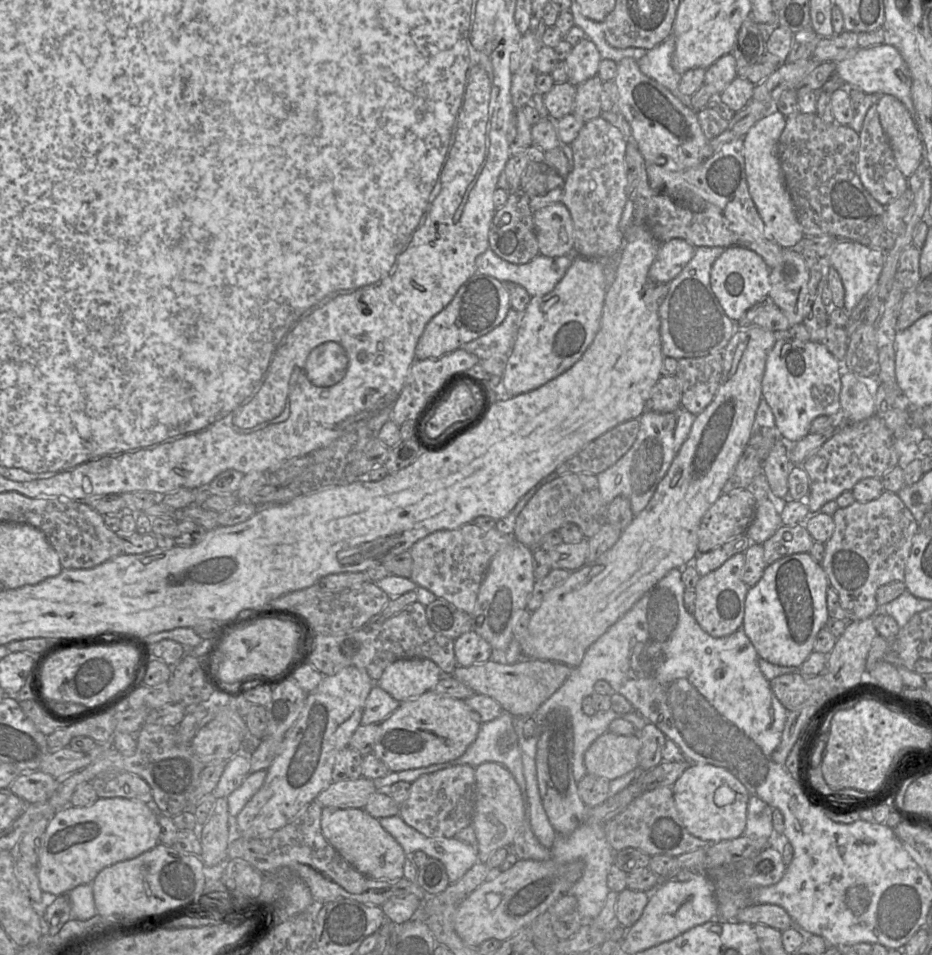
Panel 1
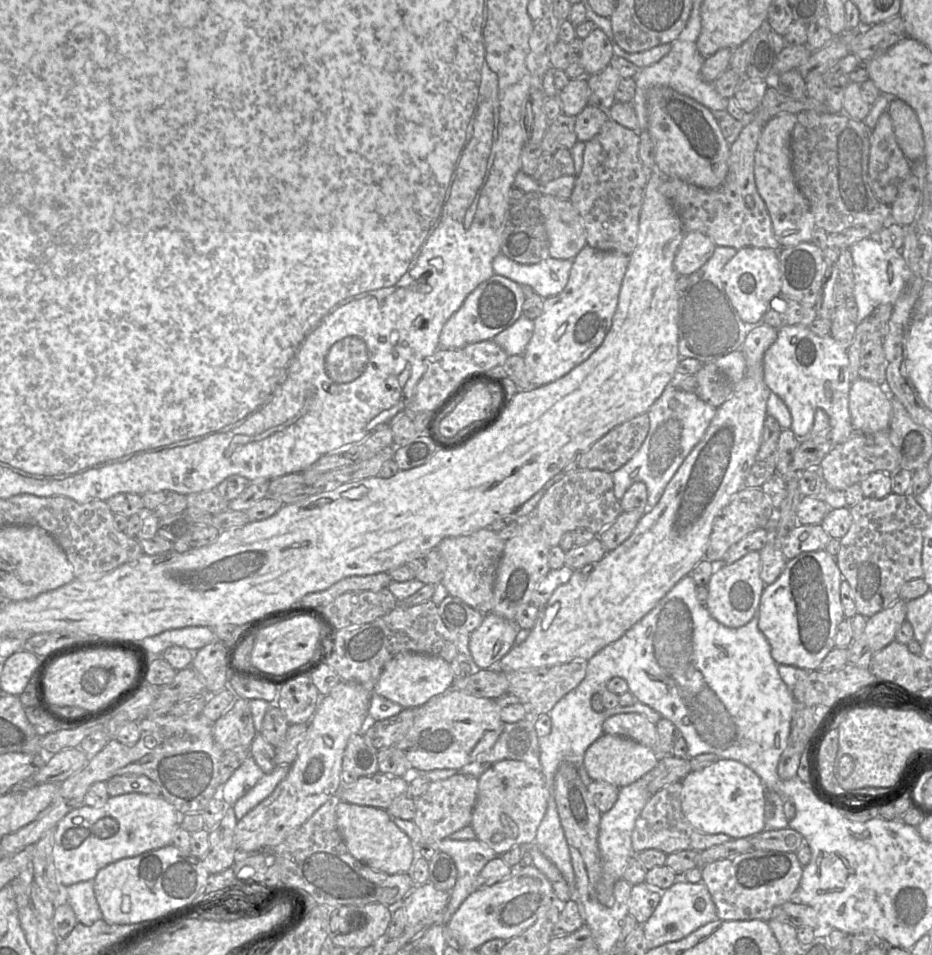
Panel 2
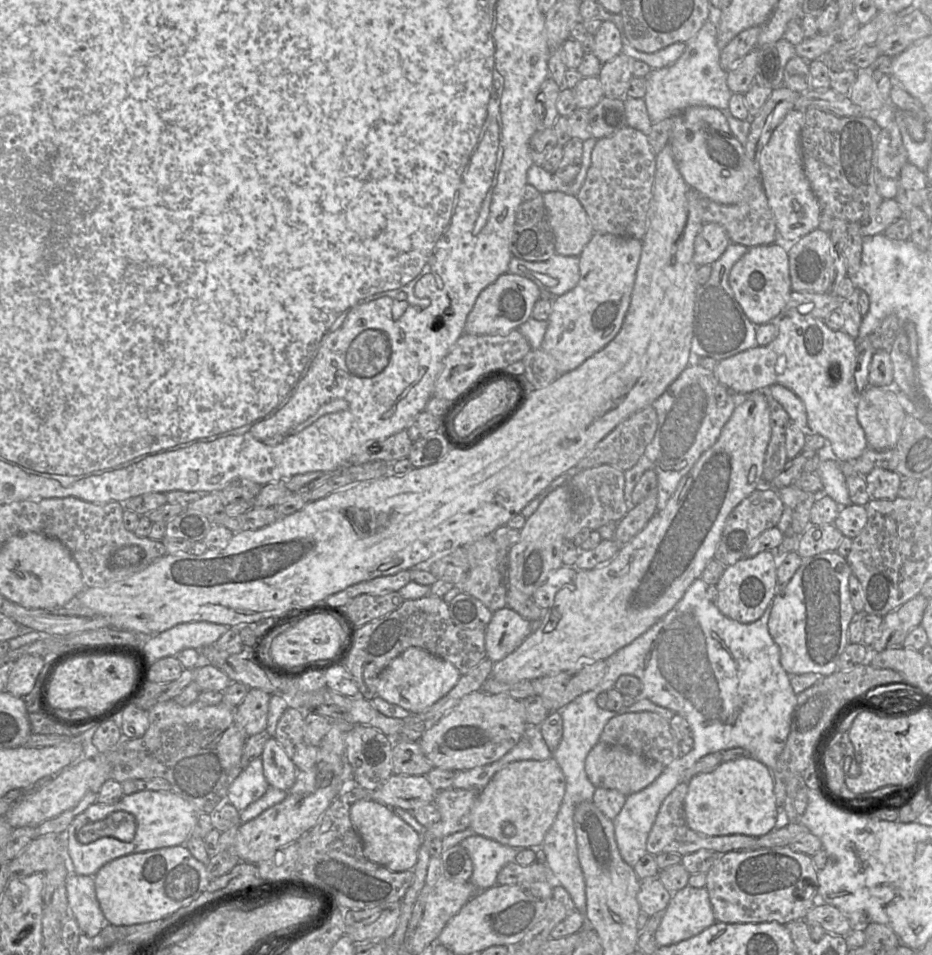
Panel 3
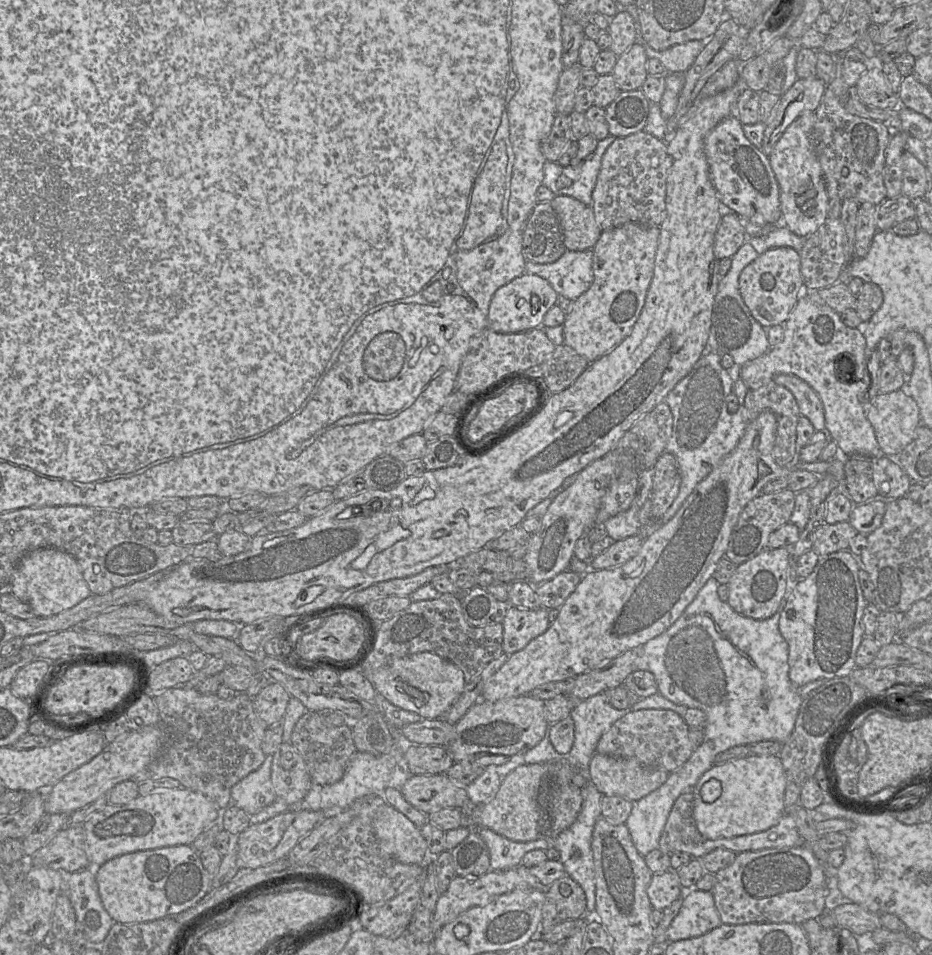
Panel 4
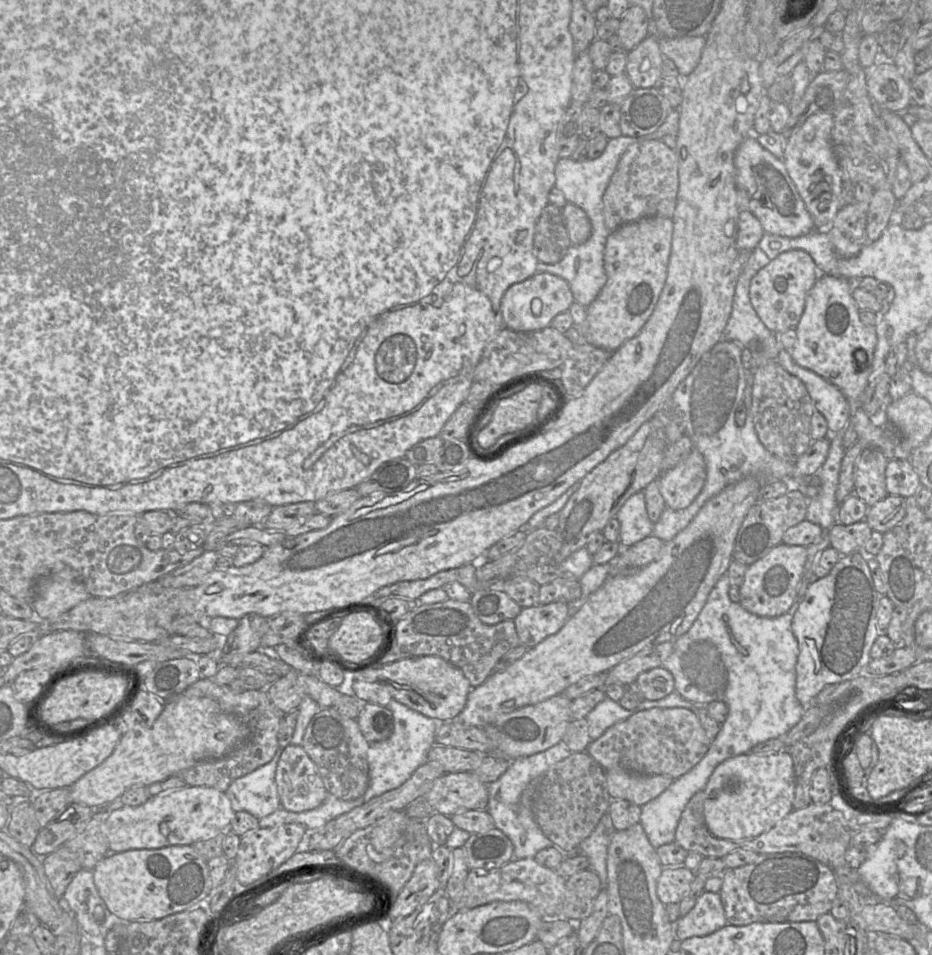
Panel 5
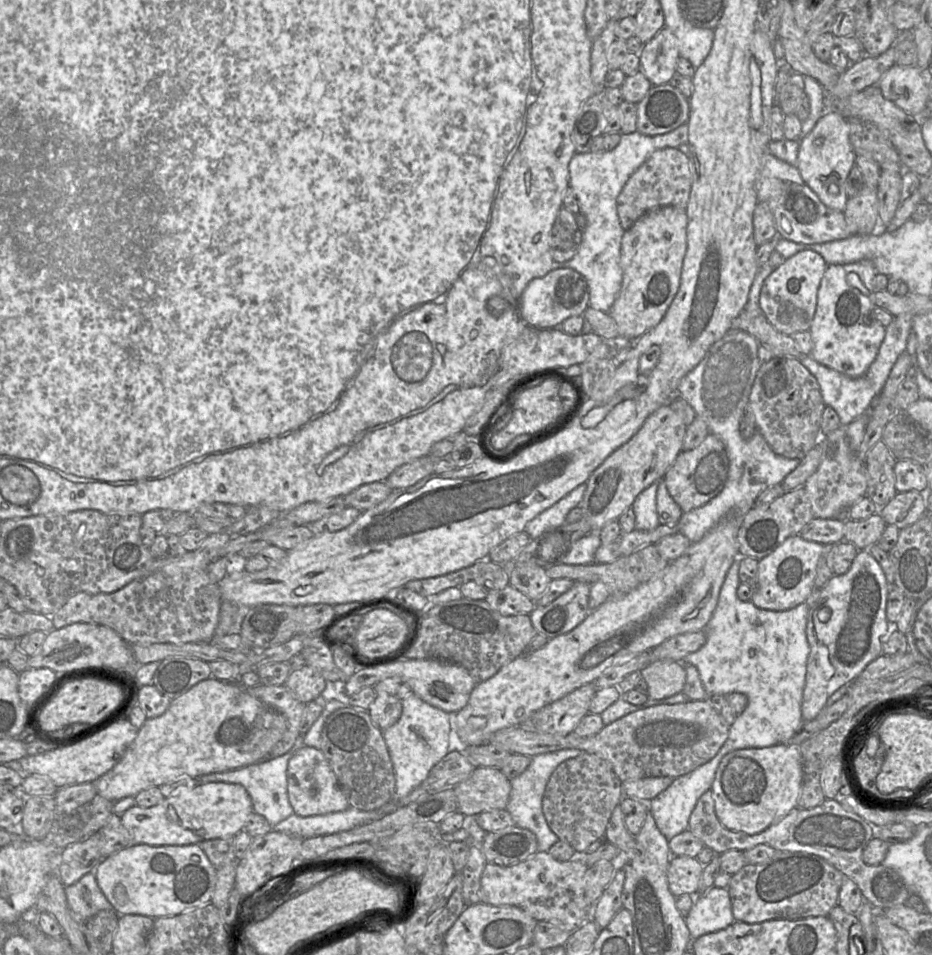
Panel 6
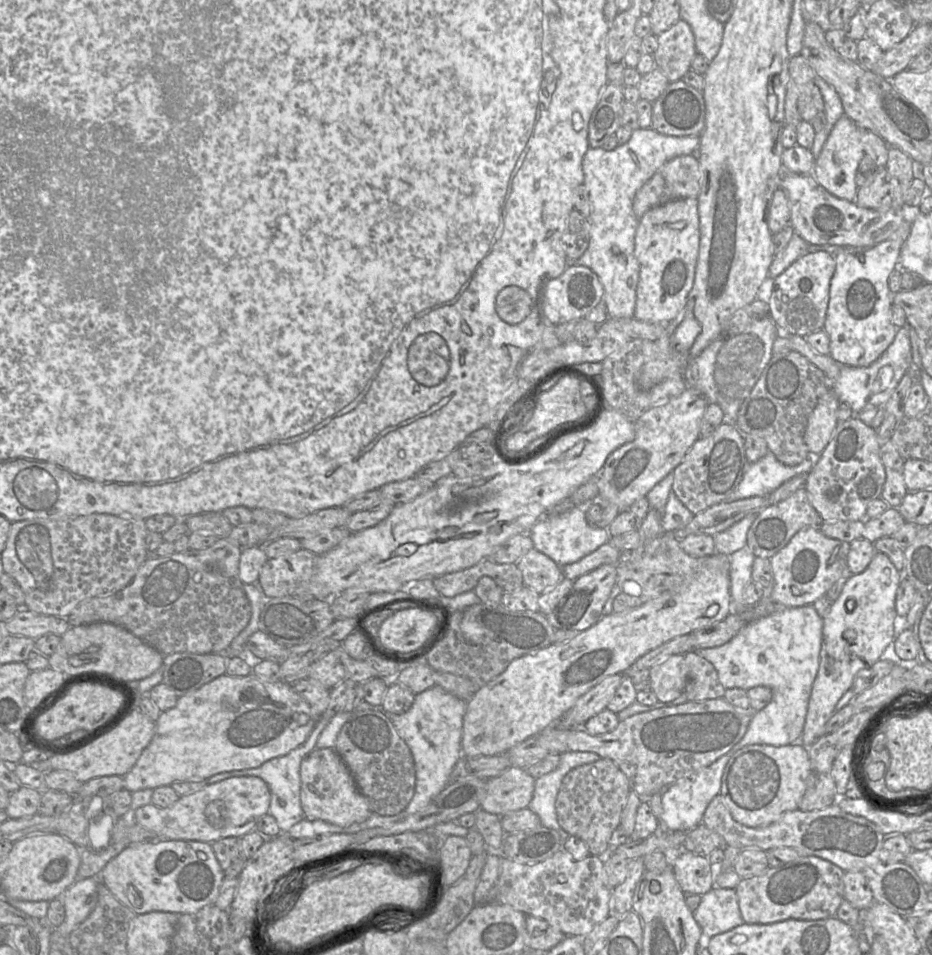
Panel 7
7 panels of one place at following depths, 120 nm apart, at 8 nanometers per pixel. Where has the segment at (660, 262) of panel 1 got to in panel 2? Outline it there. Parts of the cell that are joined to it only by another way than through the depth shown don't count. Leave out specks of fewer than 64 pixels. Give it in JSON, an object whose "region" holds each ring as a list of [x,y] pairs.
{"region":[[[685,232],[674,257],[674,269],[679,276],[689,276],[697,271],[712,255],[716,244],[706,235]]]}

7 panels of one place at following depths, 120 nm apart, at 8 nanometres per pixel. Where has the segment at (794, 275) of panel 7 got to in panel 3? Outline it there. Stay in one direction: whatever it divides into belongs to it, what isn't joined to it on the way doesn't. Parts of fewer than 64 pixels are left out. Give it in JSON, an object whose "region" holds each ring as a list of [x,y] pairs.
{"region":[[[778,243],[749,247],[732,267],[729,284],[737,302],[753,324],[758,326],[775,322],[783,313],[792,292],[787,245]]]}

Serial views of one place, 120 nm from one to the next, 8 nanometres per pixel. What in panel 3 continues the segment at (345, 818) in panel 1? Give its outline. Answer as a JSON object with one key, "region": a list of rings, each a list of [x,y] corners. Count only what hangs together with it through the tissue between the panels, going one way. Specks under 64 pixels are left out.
{"region":[[[359,800],[350,808],[350,820],[363,844],[365,857],[394,871],[412,870],[417,863],[422,835],[402,820],[383,803],[374,800]]]}

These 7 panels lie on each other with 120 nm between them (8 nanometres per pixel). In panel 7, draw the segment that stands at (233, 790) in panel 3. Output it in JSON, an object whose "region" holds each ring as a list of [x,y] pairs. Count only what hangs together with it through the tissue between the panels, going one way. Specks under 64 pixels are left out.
{"region":[[[320,716],[317,724],[315,725],[314,729],[310,733],[307,740],[299,747],[290,751],[288,754],[273,758],[257,768],[218,773],[208,778],[206,780],[207,783],[214,784],[231,777],[241,777],[241,776],[256,776],[261,778],[267,783],[271,793],[271,800],[270,800],[268,813],[276,819],[277,824],[279,828],[282,830],[282,832],[287,833],[292,826],[294,826],[295,824],[297,824],[298,822],[300,822],[305,818],[303,809],[301,807],[301,801],[300,801],[301,762],[310,752],[316,749],[317,740],[321,732],[323,731],[323,729],[326,727],[326,725],[329,723],[331,719],[332,717],[329,720],[326,720],[325,717]]]}

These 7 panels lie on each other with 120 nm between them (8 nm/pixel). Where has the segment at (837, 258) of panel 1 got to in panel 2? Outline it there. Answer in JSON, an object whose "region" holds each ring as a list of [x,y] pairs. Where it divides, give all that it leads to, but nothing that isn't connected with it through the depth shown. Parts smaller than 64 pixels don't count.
{"region":[[[874,237],[864,238],[849,247],[853,260],[853,299],[857,306],[857,324],[870,316],[881,304],[894,304],[915,275],[908,267],[901,250],[885,249]]]}

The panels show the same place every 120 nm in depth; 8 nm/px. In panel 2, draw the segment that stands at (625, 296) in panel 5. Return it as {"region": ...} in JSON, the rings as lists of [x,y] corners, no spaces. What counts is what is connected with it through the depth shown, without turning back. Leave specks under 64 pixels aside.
{"region":[[[588,245],[576,255],[565,288],[558,295],[544,299],[542,313],[534,319],[533,334],[523,354],[531,386],[542,386],[563,377],[602,344],[612,325],[628,263],[628,255]]]}

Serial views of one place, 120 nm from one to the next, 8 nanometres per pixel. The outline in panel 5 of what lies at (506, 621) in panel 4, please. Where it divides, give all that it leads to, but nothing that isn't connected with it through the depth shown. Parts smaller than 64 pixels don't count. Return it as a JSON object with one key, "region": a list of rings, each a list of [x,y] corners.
{"region":[[[551,602],[524,607],[514,618],[520,645],[528,649],[557,633],[569,618],[569,605]]]}

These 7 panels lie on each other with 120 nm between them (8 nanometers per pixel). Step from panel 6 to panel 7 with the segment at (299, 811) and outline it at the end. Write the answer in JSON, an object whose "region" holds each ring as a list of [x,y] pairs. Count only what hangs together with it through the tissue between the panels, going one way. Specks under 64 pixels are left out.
{"region":[[[333,748],[314,749],[300,765],[300,801],[304,819],[323,820],[340,827],[364,822],[372,814],[349,768]]]}

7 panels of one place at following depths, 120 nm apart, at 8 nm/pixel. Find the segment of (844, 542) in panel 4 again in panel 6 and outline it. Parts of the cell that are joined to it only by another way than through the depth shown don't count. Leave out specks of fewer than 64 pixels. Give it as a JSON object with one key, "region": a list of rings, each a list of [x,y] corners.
{"region":[[[879,514],[865,520],[845,521],[844,541],[852,543],[858,550],[867,549],[878,542],[887,523]]]}

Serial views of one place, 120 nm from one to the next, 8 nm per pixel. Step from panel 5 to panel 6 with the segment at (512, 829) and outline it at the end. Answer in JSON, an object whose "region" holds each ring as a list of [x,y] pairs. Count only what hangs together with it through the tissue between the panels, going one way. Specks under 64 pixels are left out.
{"region":[[[562,749],[532,756],[526,770],[510,780],[511,792],[505,809],[512,816],[515,826],[528,829],[536,835],[539,852],[548,851],[551,846],[559,841],[558,836],[548,826],[542,810],[542,798],[548,780],[560,763],[583,753],[584,751],[580,749]]]}

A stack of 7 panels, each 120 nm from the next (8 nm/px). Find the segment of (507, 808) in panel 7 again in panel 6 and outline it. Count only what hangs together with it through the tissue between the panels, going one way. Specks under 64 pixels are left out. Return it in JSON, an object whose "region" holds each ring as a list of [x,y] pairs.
{"region":[[[478,767],[453,789],[457,797],[457,811],[474,816],[484,811],[505,809],[511,783],[500,768]]]}

